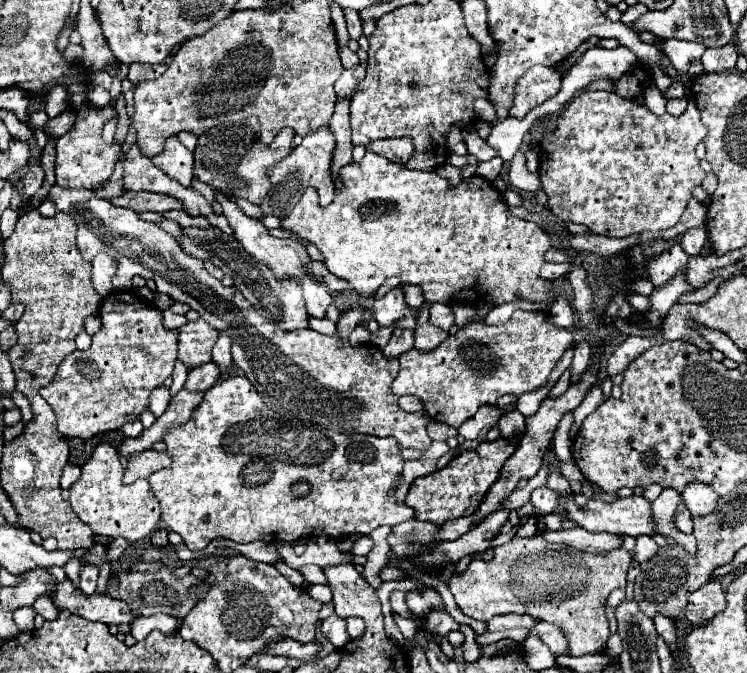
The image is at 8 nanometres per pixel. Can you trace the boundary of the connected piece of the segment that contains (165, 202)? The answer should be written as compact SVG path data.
M124 192L122 196L114 198L116 206L132 208L134 212L170 212L170 210L184 210L176 198L168 194L152 194L152 192Z

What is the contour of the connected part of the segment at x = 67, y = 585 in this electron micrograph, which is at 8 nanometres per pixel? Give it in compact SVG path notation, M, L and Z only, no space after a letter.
M70 580L56 586L54 604L56 604L56 608L70 610L72 614L78 614L78 616L82 616L86 620L104 622L108 626L112 626L112 624L116 624L116 626L132 624L138 618L128 608L128 604L124 604L122 600L114 600L114 598L104 596L104 594L86 596L82 592L78 592L72 586Z

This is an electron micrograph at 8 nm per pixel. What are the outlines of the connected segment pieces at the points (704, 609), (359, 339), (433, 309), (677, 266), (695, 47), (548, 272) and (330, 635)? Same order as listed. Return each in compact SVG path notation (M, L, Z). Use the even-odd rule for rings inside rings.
M710 578L702 588L690 594L686 606L686 618L694 626L700 626L702 622L708 622L712 616L722 612L724 608L726 608L726 600L724 600L722 584L720 580Z
M358 324L356 328L354 328L354 332L350 334L350 344L354 346L354 348L358 348L358 346L364 346L364 344L368 344L370 342L370 332L368 332L368 328L364 326L364 324Z
M432 304L432 306L430 306L430 320L428 320L428 322L448 332L450 326L454 324L454 316L452 316L450 306L444 306L444 304Z
M674 244L670 250L662 252L658 258L654 258L650 262L648 268L648 278L650 282L658 288L668 284L678 272L684 272L688 266L688 254L684 252L684 248L680 244Z
M666 40L664 42L664 52L670 56L672 64L680 70L680 72L688 72L688 64L694 58L700 58L706 48L698 42L686 42L686 40Z
M546 262L540 269L540 276L547 280L554 281L555 279L567 274L571 270L571 263L549 263Z
M336 614L330 616L330 618L326 618L326 620L322 622L320 630L322 630L324 638L326 638L328 642L332 642L334 648L338 648L338 650L344 648L344 646L350 642L350 636L348 636L348 632L346 632L346 620L344 620L344 618L338 618Z

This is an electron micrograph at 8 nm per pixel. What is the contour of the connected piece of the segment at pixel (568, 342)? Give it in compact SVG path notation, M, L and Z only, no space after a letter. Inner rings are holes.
M516 310L512 318L500 326L470 322L428 354L420 354L416 348L404 352L400 356L400 372L392 382L392 392L398 396L418 396L432 420L458 428L472 418L480 406L496 406L504 394L520 398L526 392L534 392L532 384L544 386L558 360L572 346L572 332L552 324L550 316Z

